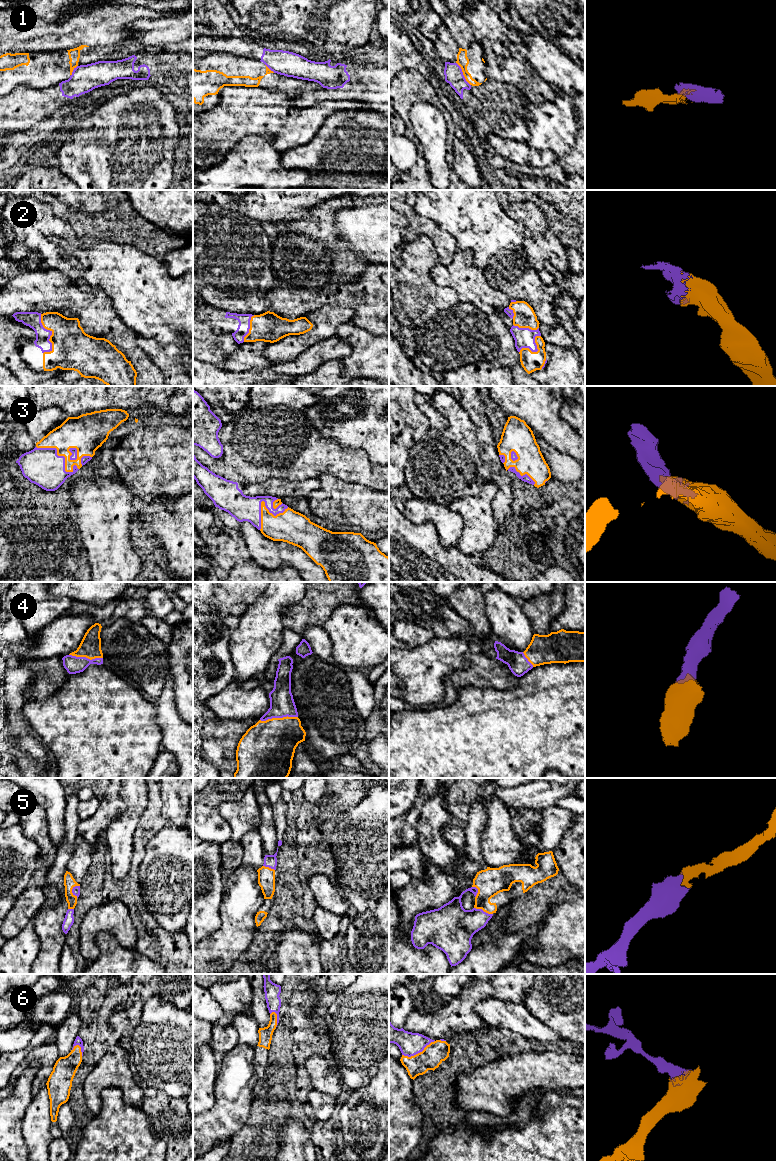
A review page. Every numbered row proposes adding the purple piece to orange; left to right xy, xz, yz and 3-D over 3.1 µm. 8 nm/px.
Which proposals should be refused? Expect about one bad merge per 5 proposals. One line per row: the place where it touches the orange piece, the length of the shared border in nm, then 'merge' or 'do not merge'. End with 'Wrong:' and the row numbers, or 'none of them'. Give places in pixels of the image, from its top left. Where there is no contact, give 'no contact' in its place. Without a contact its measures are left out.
1: contact yz (463, 74); length 220 nm; do not merge
2: contact xy (51, 335); length 320 nm; merge
3: contact xy (63, 455); length 400 nm; merge
4: contact xz (278, 718); length 300 nm; merge
5: contact xy (71, 891); length 110 nm; merge
6: contact yz (418, 1053); length 300 nm; merge
Wrong: 1

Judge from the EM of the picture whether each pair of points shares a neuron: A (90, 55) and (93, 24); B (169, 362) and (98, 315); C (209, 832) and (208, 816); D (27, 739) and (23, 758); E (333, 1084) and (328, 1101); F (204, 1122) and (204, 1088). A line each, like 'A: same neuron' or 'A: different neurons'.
A: different neurons
B: different neurons
C: same neuron
D: different neurons
E: different neurons
F: different neurons

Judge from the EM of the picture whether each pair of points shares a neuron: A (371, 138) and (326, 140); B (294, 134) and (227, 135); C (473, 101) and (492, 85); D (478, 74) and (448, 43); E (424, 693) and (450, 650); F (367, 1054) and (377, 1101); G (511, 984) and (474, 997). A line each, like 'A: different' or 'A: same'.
A: same
B: same
C: same
D: same
E: same
F: different
G: same

